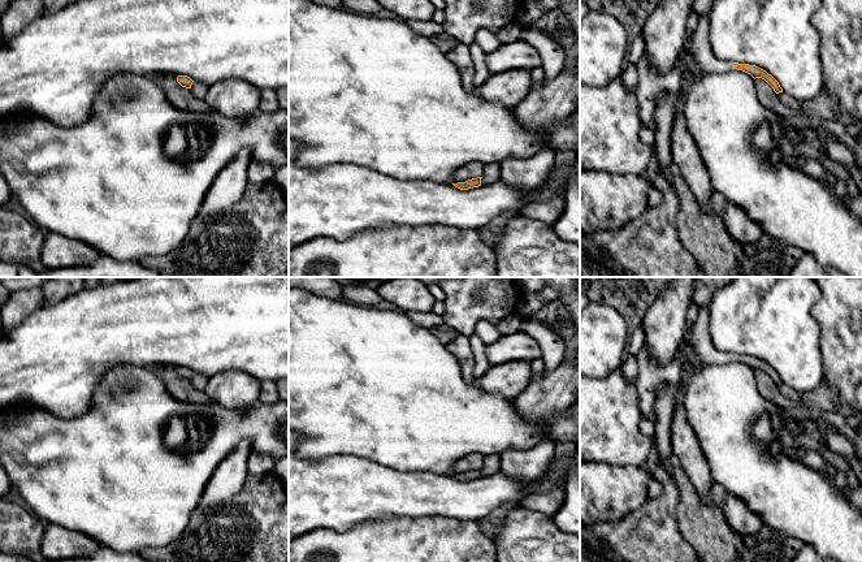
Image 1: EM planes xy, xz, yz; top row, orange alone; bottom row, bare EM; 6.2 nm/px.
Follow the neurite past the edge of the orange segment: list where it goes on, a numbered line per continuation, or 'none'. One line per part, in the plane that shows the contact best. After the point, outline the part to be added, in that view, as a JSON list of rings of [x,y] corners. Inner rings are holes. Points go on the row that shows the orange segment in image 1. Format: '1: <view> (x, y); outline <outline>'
none

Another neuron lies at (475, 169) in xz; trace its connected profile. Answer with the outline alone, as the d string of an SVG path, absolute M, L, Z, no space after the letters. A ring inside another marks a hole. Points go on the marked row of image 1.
M471 163L455 170L450 182L451 183L465 182L472 178L482 177L482 174L484 174L484 164Z

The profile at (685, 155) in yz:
M683 83L676 103L671 134L672 163L680 170L680 176L689 186L693 196L698 202L701 209L707 212L711 208L710 194L712 191L709 173L699 156L698 147L693 137L688 131L684 117L684 101L688 86Z

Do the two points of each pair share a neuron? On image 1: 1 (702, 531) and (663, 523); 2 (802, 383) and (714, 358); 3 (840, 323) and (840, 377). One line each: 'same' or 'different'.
1: different
2: different
3: same

